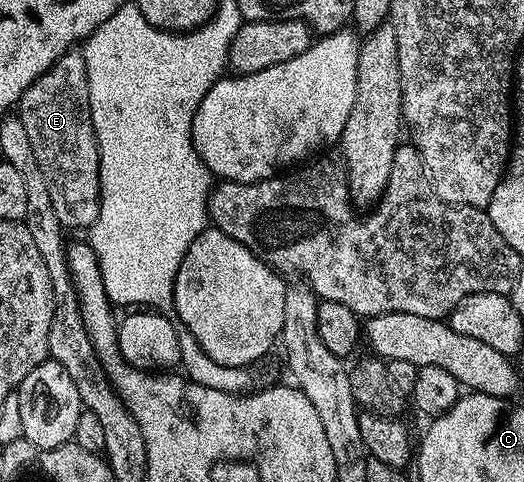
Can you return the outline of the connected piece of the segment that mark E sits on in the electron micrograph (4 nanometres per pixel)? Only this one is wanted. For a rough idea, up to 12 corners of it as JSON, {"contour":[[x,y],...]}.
{"contour":[[84,52],[21,97],[36,172],[66,230],[99,219]]}

